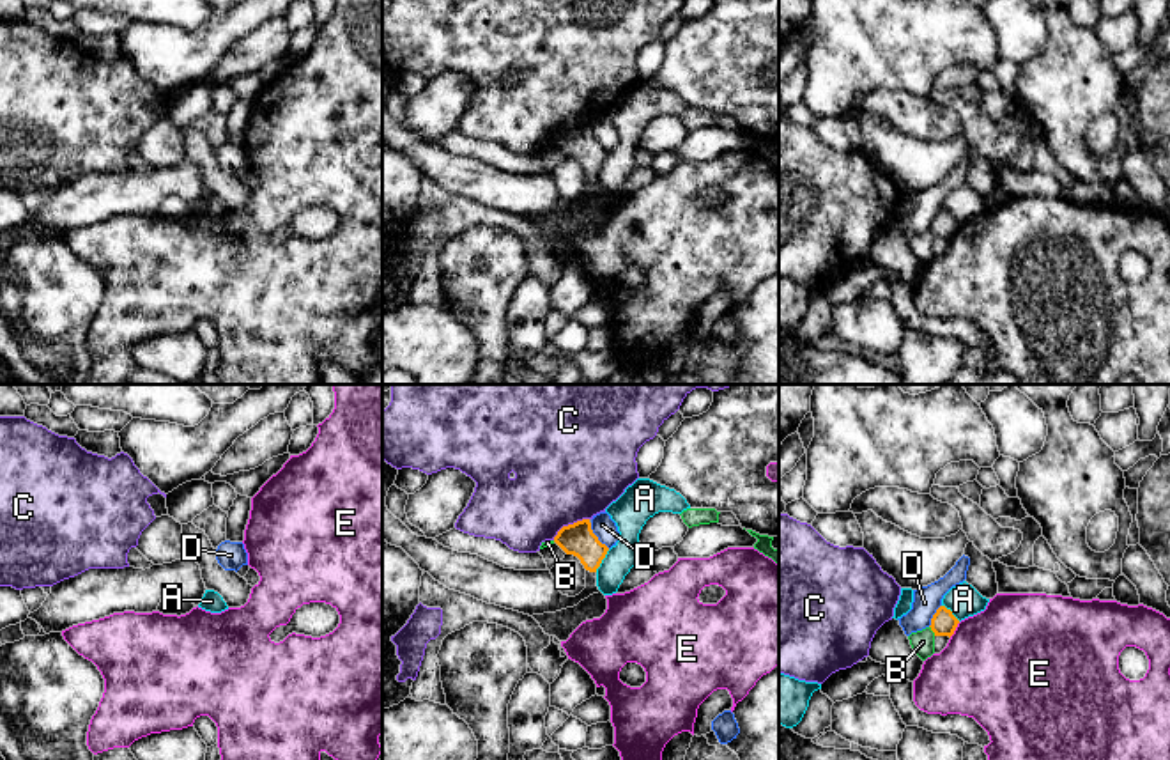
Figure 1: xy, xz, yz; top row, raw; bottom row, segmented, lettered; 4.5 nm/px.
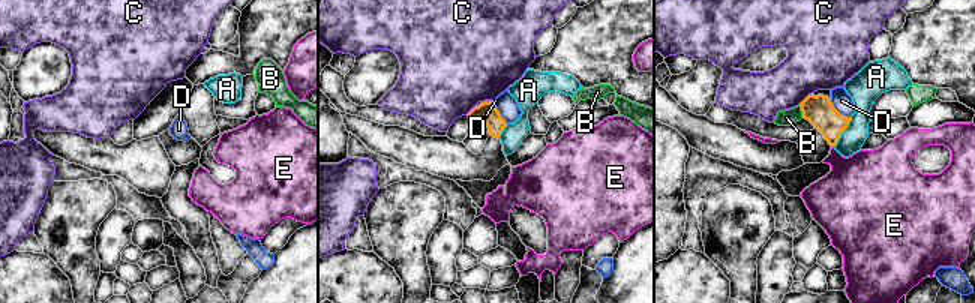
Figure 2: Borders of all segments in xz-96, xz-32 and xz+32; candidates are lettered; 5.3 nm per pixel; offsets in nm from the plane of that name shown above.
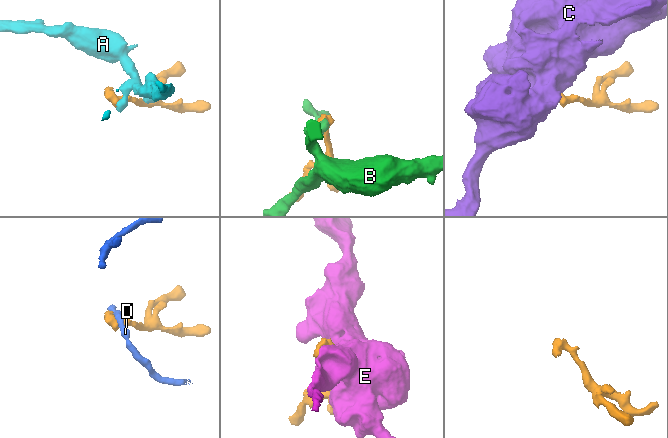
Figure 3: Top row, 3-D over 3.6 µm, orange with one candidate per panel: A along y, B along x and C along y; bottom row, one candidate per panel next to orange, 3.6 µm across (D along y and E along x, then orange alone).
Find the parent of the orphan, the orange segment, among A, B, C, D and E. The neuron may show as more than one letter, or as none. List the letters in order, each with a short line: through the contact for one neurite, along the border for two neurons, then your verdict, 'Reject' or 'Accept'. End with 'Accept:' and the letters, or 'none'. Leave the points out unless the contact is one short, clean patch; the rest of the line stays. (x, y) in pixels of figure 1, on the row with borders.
A: Line: xz (609, 550), (595, 571). Reject
B: Line: yz (930, 626), (935, 635). Reject
C: Line: xz (588, 518), (565, 525), (553, 539). Reject
D: Line: xz (590, 523), (595, 535), (609, 548). Reject
E: Reject
Accept: none

